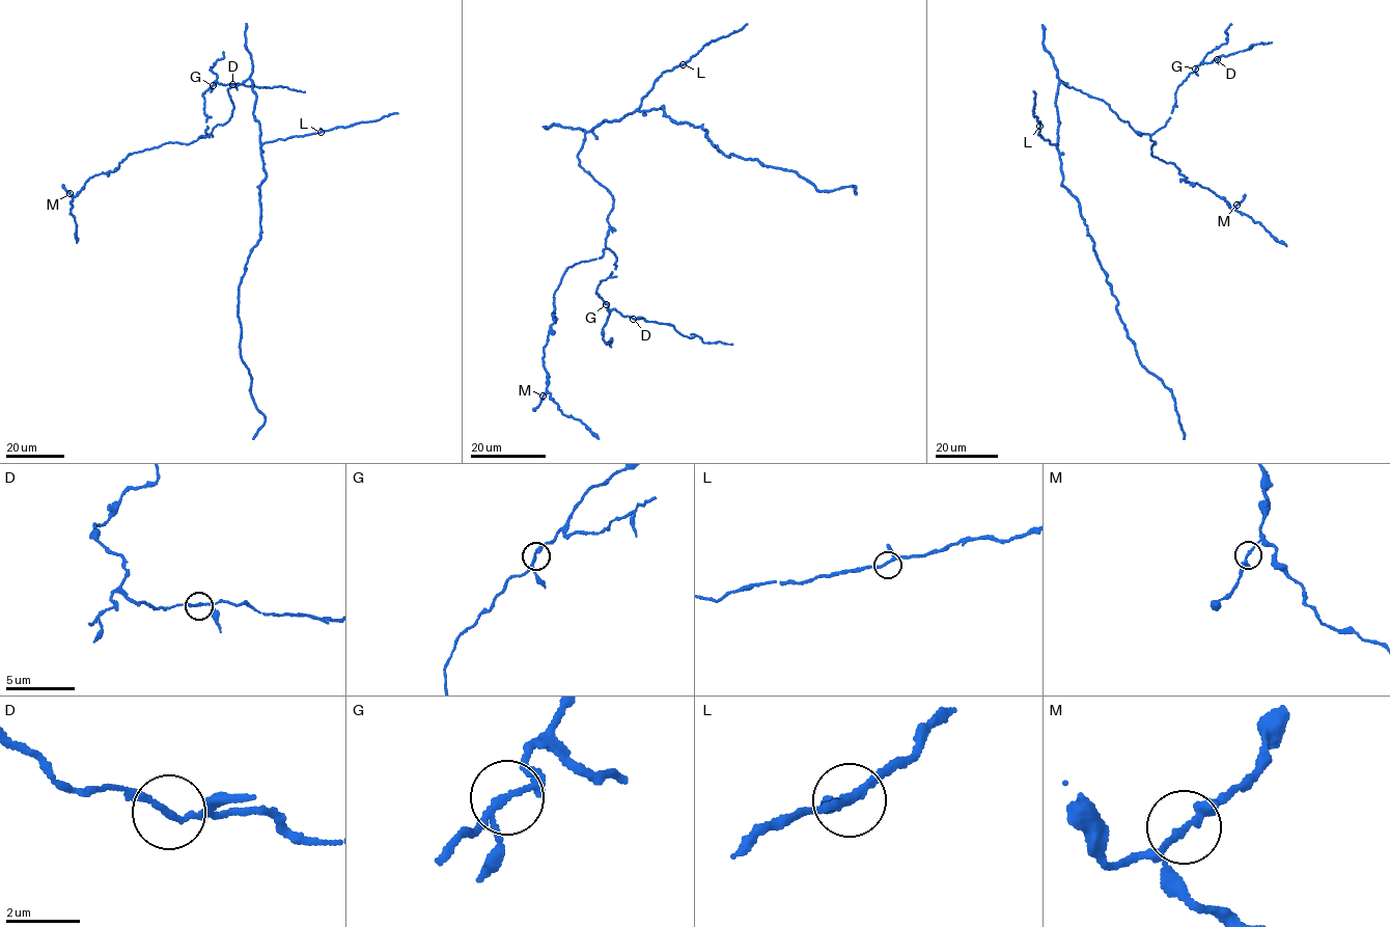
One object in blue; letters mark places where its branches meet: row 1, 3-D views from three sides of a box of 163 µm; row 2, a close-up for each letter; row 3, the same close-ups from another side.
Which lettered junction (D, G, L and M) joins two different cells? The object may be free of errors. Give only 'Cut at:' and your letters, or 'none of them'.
Cut at: none of them

